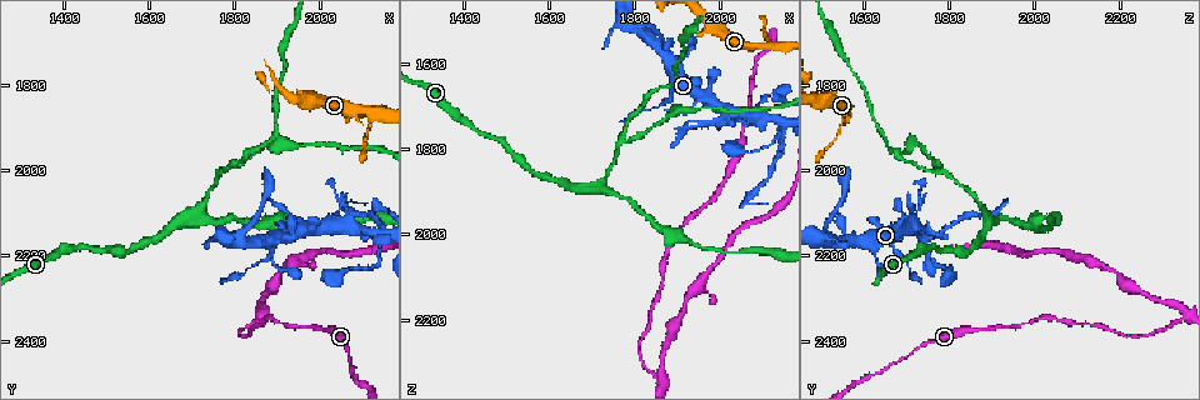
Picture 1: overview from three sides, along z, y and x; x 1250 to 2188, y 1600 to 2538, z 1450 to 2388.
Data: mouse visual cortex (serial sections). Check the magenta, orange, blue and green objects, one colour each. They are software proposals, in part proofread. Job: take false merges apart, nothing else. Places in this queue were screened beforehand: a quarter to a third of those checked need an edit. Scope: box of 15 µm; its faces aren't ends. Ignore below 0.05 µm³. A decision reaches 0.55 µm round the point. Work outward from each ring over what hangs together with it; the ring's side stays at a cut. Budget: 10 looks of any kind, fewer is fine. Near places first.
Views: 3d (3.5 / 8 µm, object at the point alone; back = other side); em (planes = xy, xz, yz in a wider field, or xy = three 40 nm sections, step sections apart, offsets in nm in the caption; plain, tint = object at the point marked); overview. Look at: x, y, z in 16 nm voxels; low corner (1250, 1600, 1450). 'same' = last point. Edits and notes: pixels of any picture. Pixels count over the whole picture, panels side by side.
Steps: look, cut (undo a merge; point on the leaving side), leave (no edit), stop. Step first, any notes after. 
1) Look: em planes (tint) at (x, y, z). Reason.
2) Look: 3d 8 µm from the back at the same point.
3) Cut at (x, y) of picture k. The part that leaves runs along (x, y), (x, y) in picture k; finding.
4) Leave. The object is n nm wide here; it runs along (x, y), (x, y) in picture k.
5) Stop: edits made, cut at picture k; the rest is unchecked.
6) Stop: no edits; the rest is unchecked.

Look: 3d 8 µm at (2010, 2130, 1730).

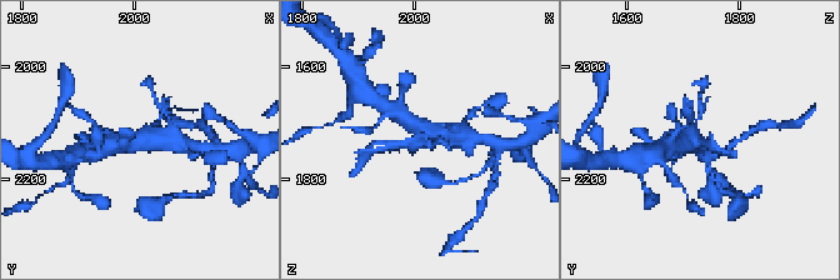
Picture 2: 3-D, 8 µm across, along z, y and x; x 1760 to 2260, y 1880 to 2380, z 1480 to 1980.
Look: 3d 3.5 µm at (2005, 2135, 1730).

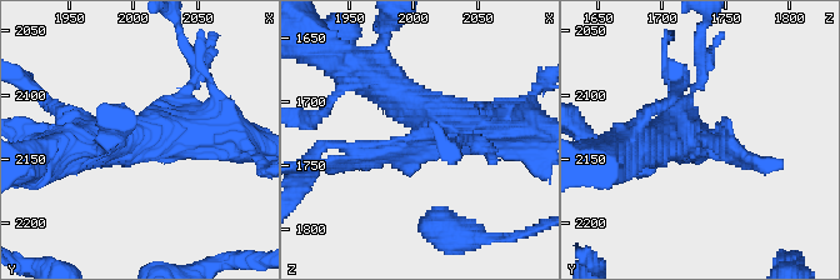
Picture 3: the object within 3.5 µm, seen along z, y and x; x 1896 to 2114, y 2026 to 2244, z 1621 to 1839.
Look: em planes (tint) at (2006, 2132, 1726). Need the tissue.

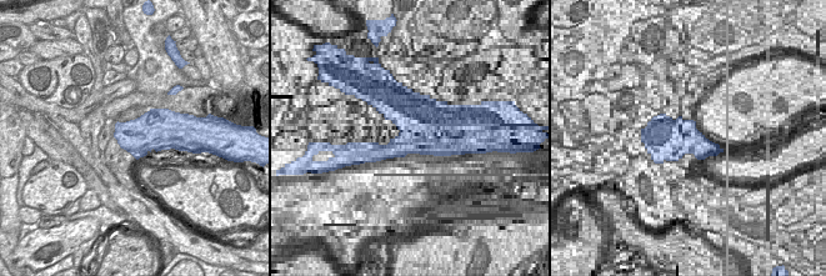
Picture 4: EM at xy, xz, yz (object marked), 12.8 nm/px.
Cut at (370, 149) of picture 3. Two cells meet here.

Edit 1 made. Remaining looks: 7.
Look: 3d 3.5 µm at (1705, 2110, 1895). A fork.

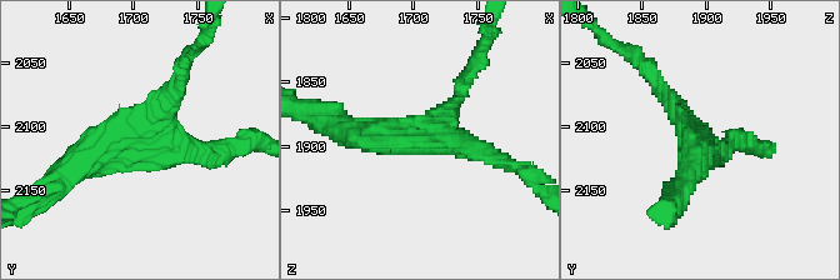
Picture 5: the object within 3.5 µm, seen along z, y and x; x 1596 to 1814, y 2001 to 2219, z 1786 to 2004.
Look: em xy step 1 (tint) at (1702, 2108, 1890). 3 arms meet here; the arms are 200, 300, 400 nm wide; need the tissue.

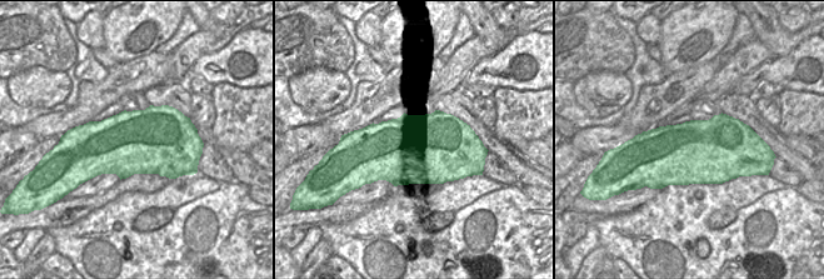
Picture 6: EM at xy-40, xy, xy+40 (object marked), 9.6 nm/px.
Leave. It runs along (63, 176), (135, 138), (181, 76) in picture 5; one cell here.

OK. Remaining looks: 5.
Look: 3d 3.5 µm at (1765, 2005, 1785). Two arms in line, one across.

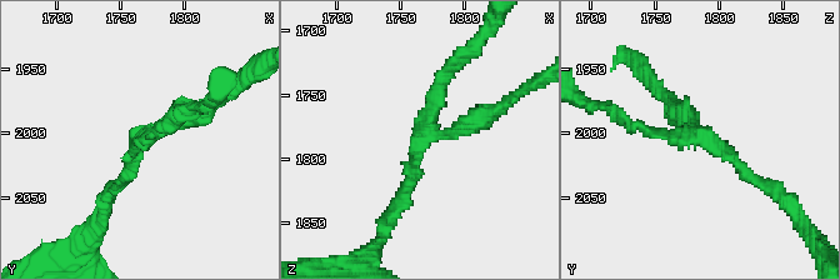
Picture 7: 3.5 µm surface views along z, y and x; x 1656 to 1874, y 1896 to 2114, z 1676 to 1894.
Look: em xy step 5 (tint) at (1766, 2004, 1790). 3 arms meet here; the arms are 150, 150, 250 nm wide.

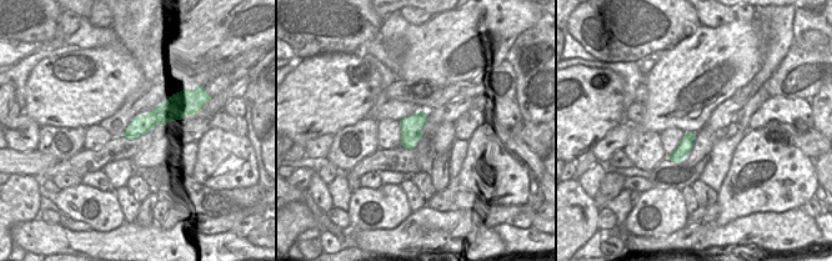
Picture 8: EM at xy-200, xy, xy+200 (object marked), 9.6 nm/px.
Cut at (473, 123) of picture 7. The part that leaves runs along (438, 135), (469, 125), (534, 84) in picture 7; a second cell is stuck on.

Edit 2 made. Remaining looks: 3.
Look: overview.

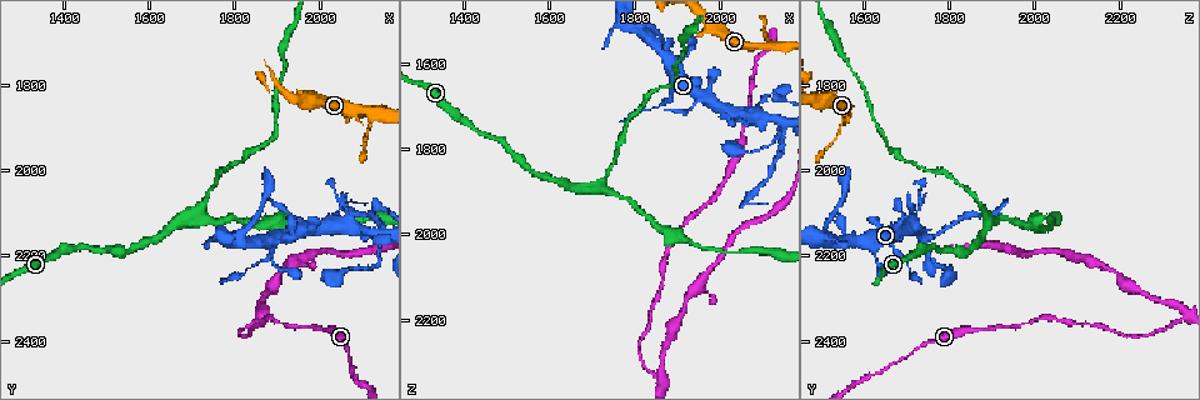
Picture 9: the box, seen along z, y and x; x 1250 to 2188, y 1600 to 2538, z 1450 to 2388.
Look: 3d 8 µm at (1860, 2355, 2340). Three-way junction.

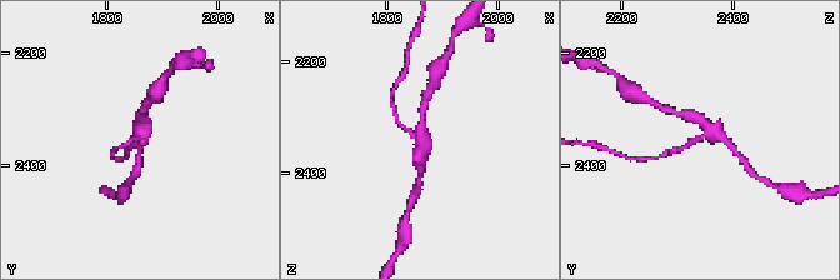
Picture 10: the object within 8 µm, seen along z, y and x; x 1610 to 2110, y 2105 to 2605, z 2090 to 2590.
Look: em planes (tint) at (1860, 2350, 2345). Need the tissue.

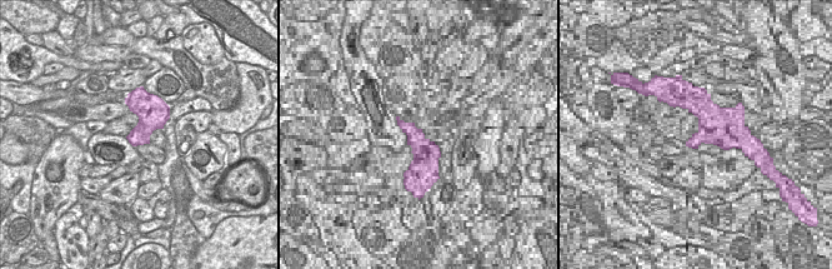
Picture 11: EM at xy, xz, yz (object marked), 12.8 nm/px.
Leave. The arms are 150, 300, 350 nm wide; it runs along (116, 149), (143, 131), (141, 115) in picture 10; continuous, no second cell.

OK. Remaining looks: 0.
Stop: edits made, cut at picture 3, cut at picture 7; the rest is unchecked.

